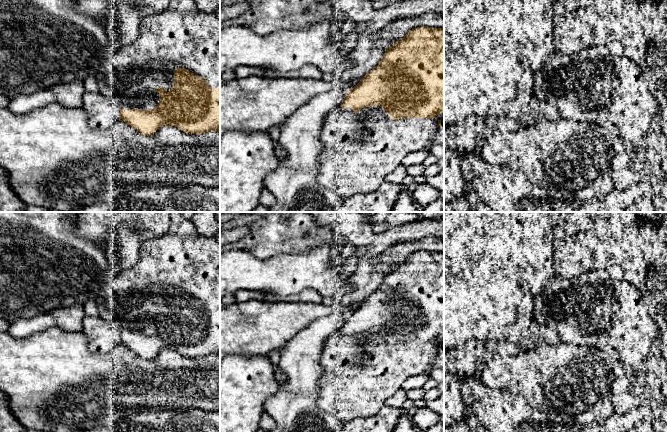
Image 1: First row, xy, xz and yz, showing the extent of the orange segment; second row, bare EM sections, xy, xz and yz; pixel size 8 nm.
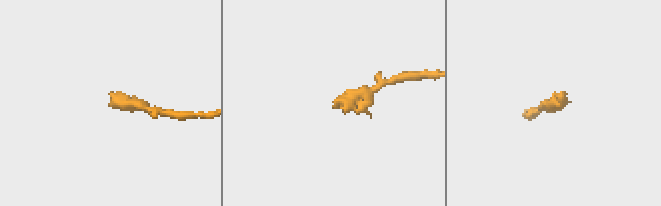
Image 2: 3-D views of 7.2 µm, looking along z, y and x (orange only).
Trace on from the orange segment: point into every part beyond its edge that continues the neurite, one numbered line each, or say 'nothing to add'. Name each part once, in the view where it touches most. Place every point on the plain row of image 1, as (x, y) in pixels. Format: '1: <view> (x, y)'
1: xy (182, 260)

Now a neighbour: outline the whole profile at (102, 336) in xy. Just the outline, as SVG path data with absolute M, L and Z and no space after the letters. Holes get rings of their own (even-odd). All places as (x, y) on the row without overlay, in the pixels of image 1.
M85 316L81 331L86 335L89 349L93 352L106 353L120 343L118 328L100 316Z

